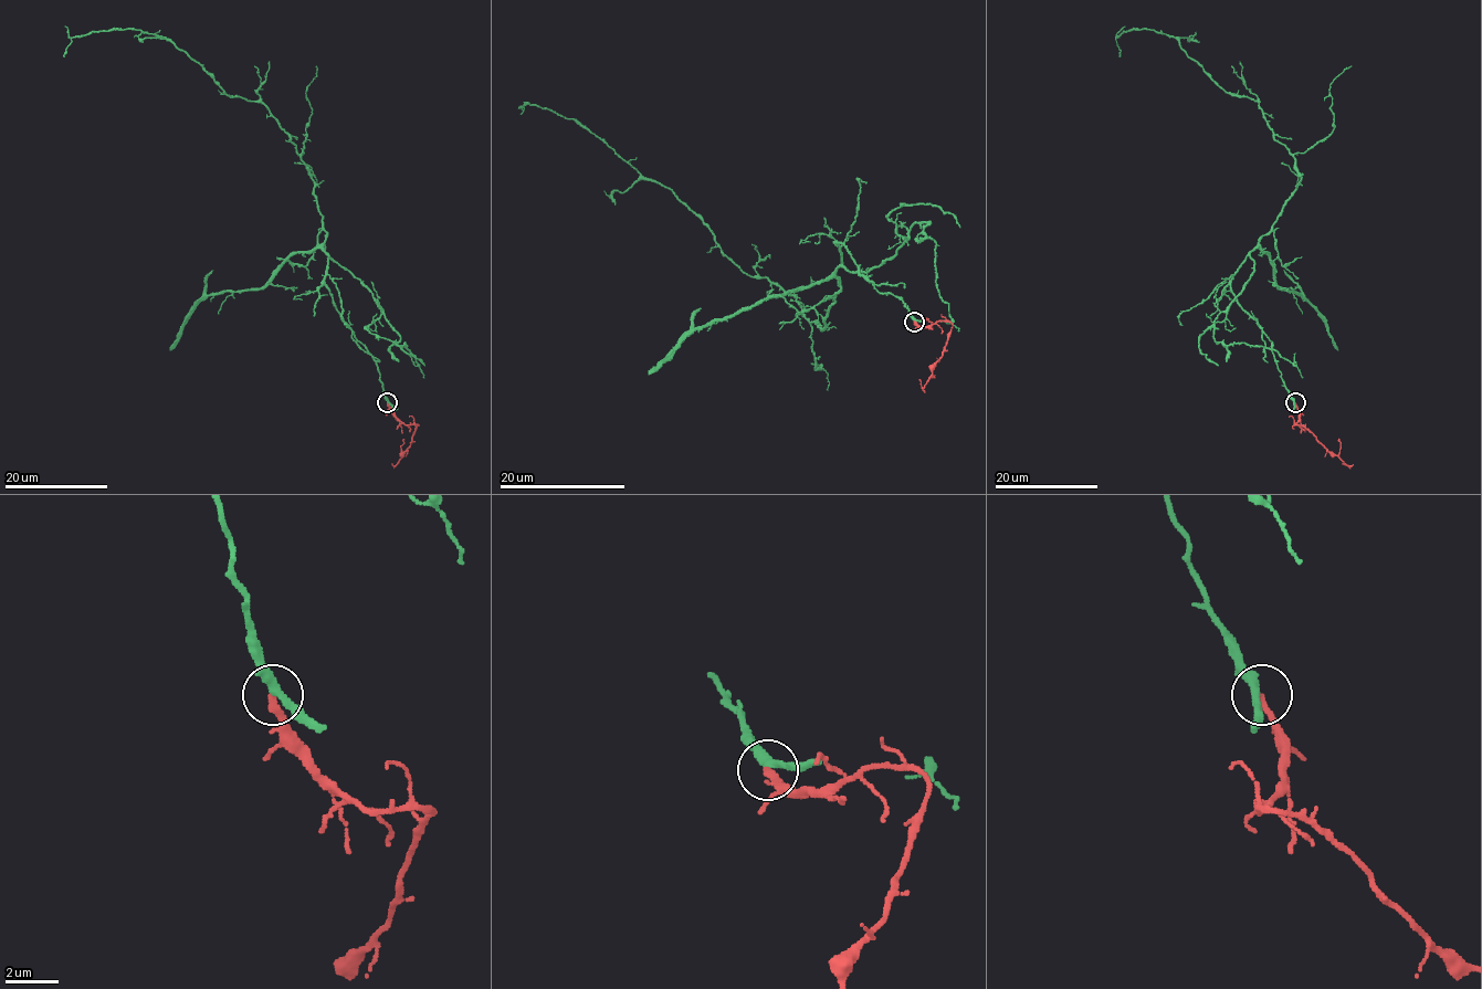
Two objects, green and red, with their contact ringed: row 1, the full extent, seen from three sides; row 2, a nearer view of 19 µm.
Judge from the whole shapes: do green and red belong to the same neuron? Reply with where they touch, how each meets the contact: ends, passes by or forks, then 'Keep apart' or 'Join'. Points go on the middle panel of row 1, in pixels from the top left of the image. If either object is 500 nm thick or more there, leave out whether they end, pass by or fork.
Place: (914, 322). At the ring green passes by. At the ring red ends. Keep apart

